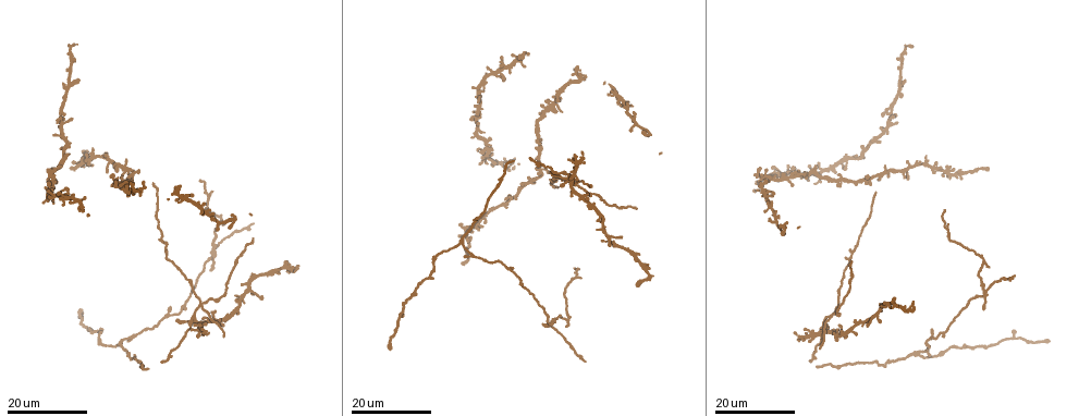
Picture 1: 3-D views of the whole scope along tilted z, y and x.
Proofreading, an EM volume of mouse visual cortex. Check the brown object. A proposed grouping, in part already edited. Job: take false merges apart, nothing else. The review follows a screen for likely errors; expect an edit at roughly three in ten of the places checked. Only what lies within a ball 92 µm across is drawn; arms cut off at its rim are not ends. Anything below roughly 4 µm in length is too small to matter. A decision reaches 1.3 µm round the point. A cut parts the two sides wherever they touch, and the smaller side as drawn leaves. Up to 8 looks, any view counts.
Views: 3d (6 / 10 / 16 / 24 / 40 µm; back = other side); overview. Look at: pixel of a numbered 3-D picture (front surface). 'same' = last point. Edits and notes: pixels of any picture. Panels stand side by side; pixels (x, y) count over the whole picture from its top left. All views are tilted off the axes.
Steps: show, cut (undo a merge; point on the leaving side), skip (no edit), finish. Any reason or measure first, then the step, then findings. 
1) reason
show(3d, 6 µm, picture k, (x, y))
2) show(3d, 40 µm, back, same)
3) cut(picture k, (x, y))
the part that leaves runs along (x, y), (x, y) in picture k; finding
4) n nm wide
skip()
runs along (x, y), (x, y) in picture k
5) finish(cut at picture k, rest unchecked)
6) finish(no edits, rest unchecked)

arms part here
show(3d, 16 µm, picture 1, (918, 354))

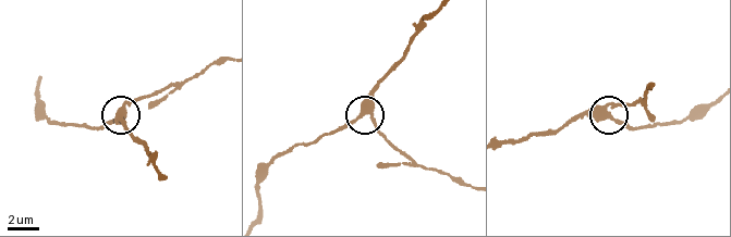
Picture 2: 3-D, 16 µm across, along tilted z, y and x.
show(3d, 10 µm, picture 2, (605, 112))

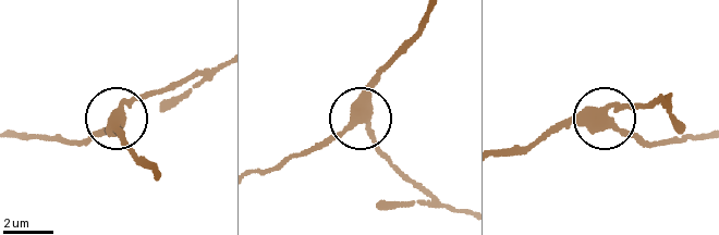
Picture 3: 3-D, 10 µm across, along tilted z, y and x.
400 nm wide
skip()
runs along (428, 14), (367, 86), (361, 115), (309, 151) in picture 3; one neuron here

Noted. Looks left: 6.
four or more arms meet
show(3d, 16 µm, picture 1, (195, 321))

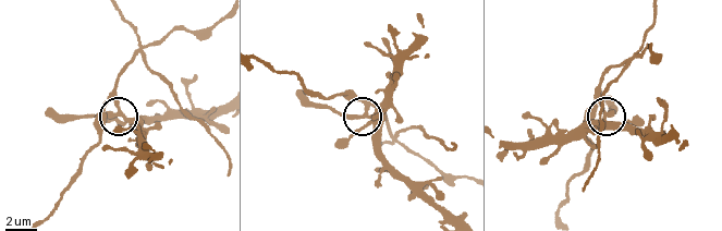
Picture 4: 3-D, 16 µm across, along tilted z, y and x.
show(3d, 6 µm, picture 4, (604, 116))

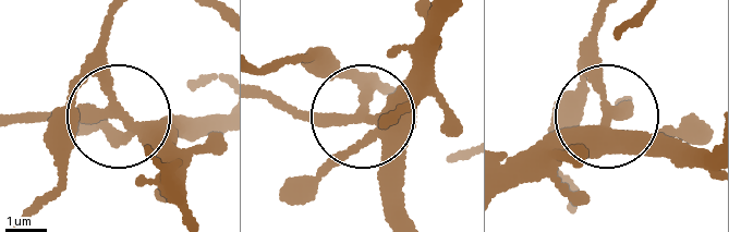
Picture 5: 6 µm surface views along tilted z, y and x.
4 arms
skip()
all the same neuron

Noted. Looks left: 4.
sudden change in width
show(3d, 24 µm, picture 1, (192, 294))

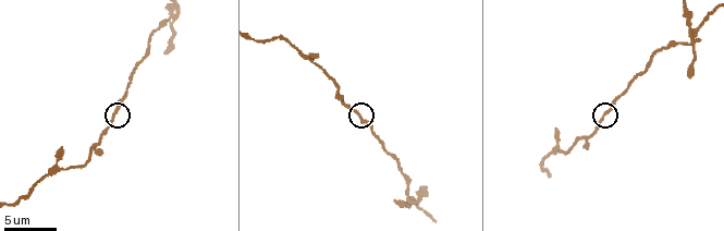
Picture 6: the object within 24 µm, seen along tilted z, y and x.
show(3d, 10 µm, picture 6, (115, 113))

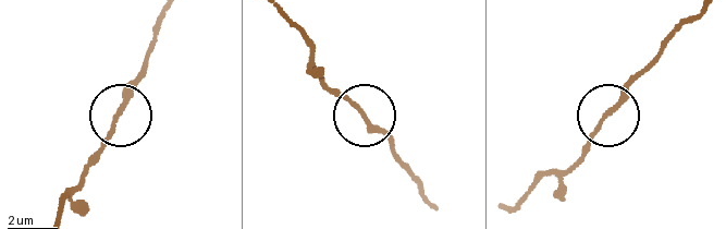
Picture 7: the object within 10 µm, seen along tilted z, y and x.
show(3d, 10 µm, back, picture 7, (364, 114))

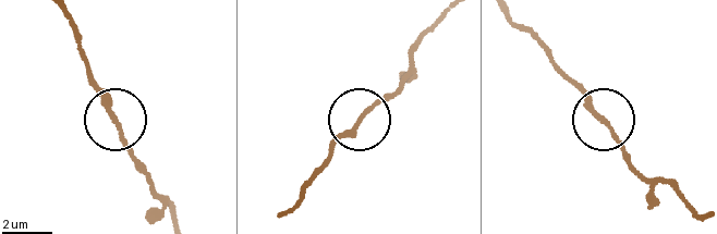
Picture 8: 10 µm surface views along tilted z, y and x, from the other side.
skip()
runs along (177, 220), (130, 148), (86, 59) in picture 8; continuous, no second neuron

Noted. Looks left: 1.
finish(no edits, rest unchecked)

